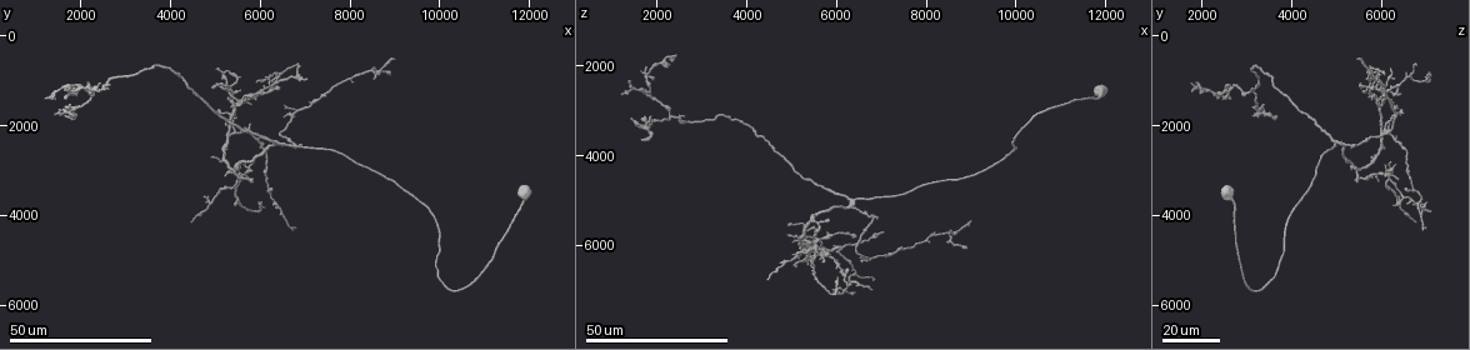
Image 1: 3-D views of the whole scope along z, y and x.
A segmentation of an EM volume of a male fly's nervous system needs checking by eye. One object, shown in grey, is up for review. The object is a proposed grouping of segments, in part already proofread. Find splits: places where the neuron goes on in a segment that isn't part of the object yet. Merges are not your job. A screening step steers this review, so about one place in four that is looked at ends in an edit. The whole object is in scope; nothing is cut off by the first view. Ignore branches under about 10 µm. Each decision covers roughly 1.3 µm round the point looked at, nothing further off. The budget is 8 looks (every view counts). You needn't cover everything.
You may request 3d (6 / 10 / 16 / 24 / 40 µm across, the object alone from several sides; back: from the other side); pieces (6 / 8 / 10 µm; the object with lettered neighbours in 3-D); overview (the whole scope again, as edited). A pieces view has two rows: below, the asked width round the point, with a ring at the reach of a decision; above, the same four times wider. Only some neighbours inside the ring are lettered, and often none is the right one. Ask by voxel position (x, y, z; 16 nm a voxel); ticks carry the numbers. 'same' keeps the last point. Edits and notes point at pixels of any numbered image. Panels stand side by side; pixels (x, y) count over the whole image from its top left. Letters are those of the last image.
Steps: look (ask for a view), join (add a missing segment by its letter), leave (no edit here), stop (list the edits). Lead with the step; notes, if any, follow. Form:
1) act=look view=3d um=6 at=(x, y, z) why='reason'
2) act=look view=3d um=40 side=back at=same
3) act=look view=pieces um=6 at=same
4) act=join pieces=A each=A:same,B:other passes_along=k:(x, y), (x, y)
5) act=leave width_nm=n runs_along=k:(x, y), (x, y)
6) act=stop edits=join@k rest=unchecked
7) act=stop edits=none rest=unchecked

act=look view=3d um=24 at=(1650, 1850, 3600) why='branch stops here'

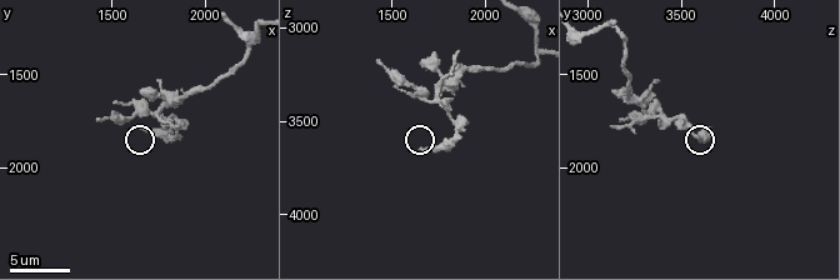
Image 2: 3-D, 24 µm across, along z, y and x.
act=look view=pieces um=8 at=(1660, 1800, 3660) why='see the neighbours'

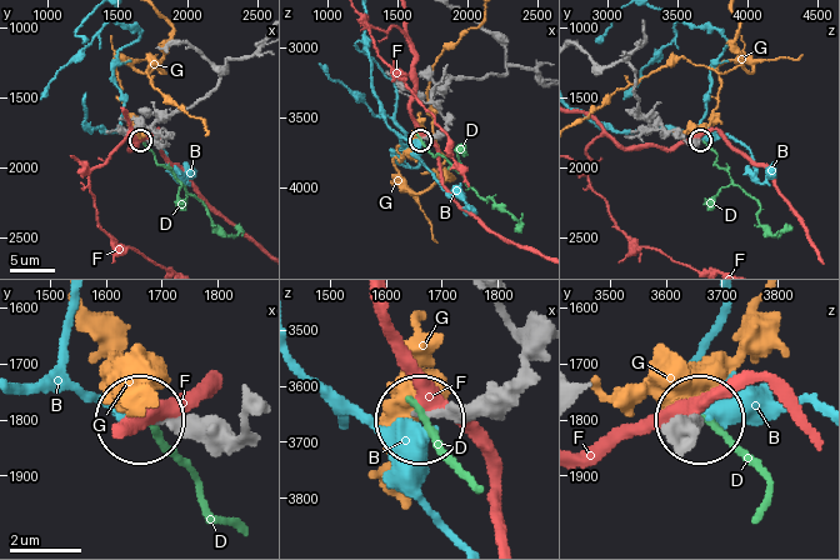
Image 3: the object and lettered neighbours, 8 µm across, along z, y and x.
act=leave width_nm=200 each=B:other,D:other,F:other,G:other found='no lettered segment goes on from it'

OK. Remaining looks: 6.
act=look view=3d um=24 at=(1400, 1400, 2350) why='an open end'

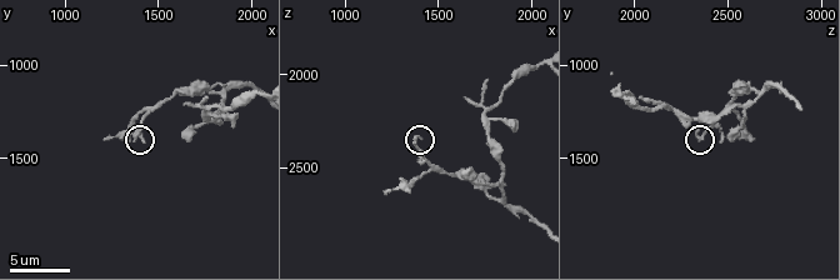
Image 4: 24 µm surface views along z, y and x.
act=look view=3d um=10 at=(1380, 1340, 2340) why='zoom in'

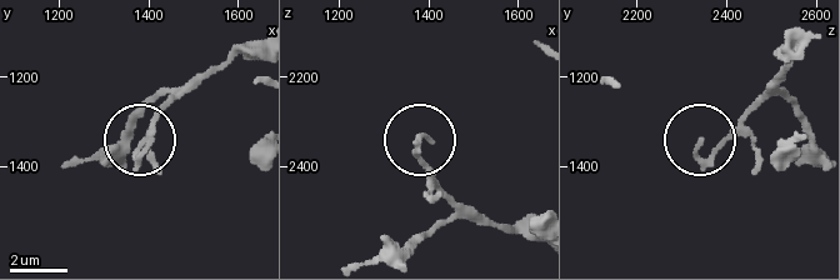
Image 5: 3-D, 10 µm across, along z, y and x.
act=look view=pieces um=8 at=(1400, 1345, 2335) why='what lies round it'

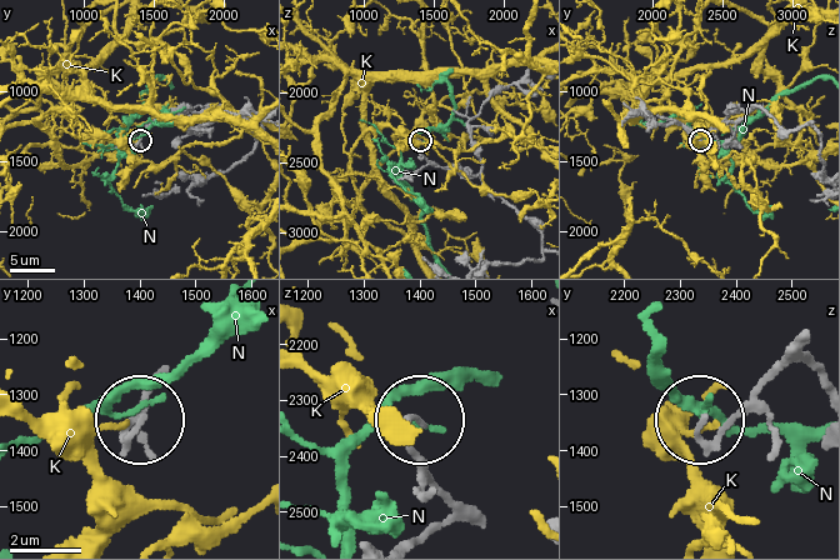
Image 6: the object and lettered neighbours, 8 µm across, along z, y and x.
act=leave each=K:other,N:other found='none of them fits'

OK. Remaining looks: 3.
act=look view=pieces um=8 at=(1860, 1780, 3140) why='an open end'

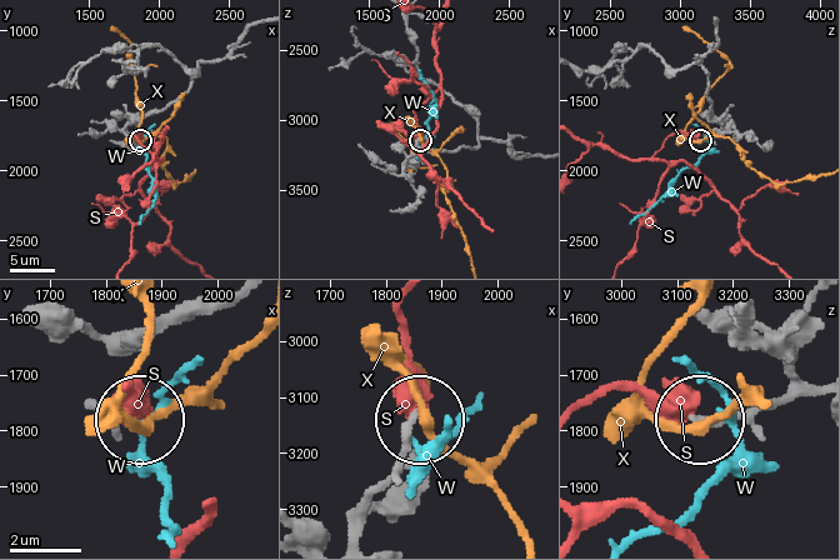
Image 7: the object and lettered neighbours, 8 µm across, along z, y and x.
act=leave each=S:other,W:other,X:other found='none of them fits'

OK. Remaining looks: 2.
act=look view=3d um=16 at=(7100, 1000, 5750) why='an open end'

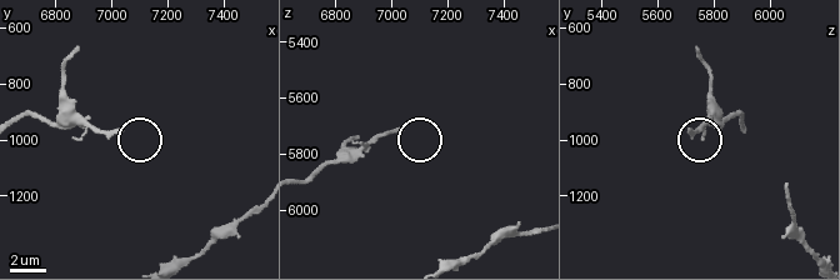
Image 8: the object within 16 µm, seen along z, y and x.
act=look view=pieces um=6 at=(7030, 970, 5710) why='see the neighbours'

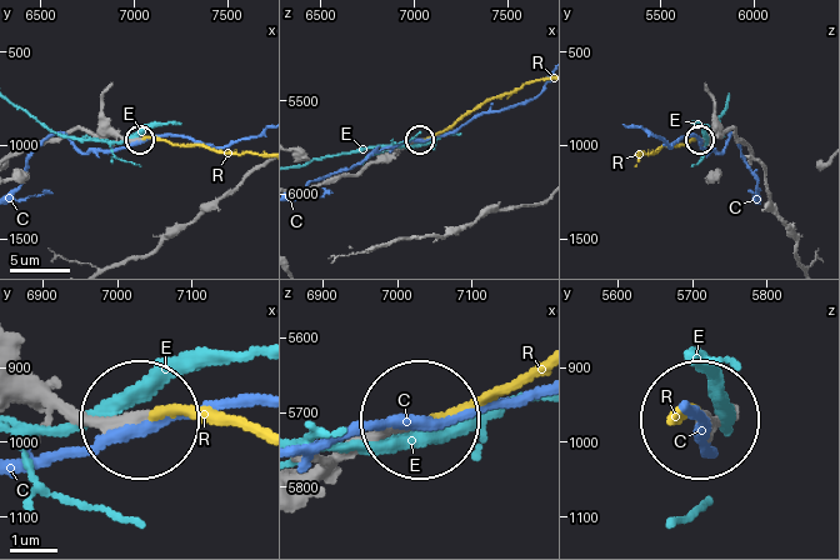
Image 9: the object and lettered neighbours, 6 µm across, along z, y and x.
act=join pieces=R width_nm=210 each=C:other,E:other,R:same passes_along=9:(300, 498), (368, 441), (486, 405), (534, 378) found='it goes on there'

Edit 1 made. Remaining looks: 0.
act=stop edits=join@9 rest=unchecked

